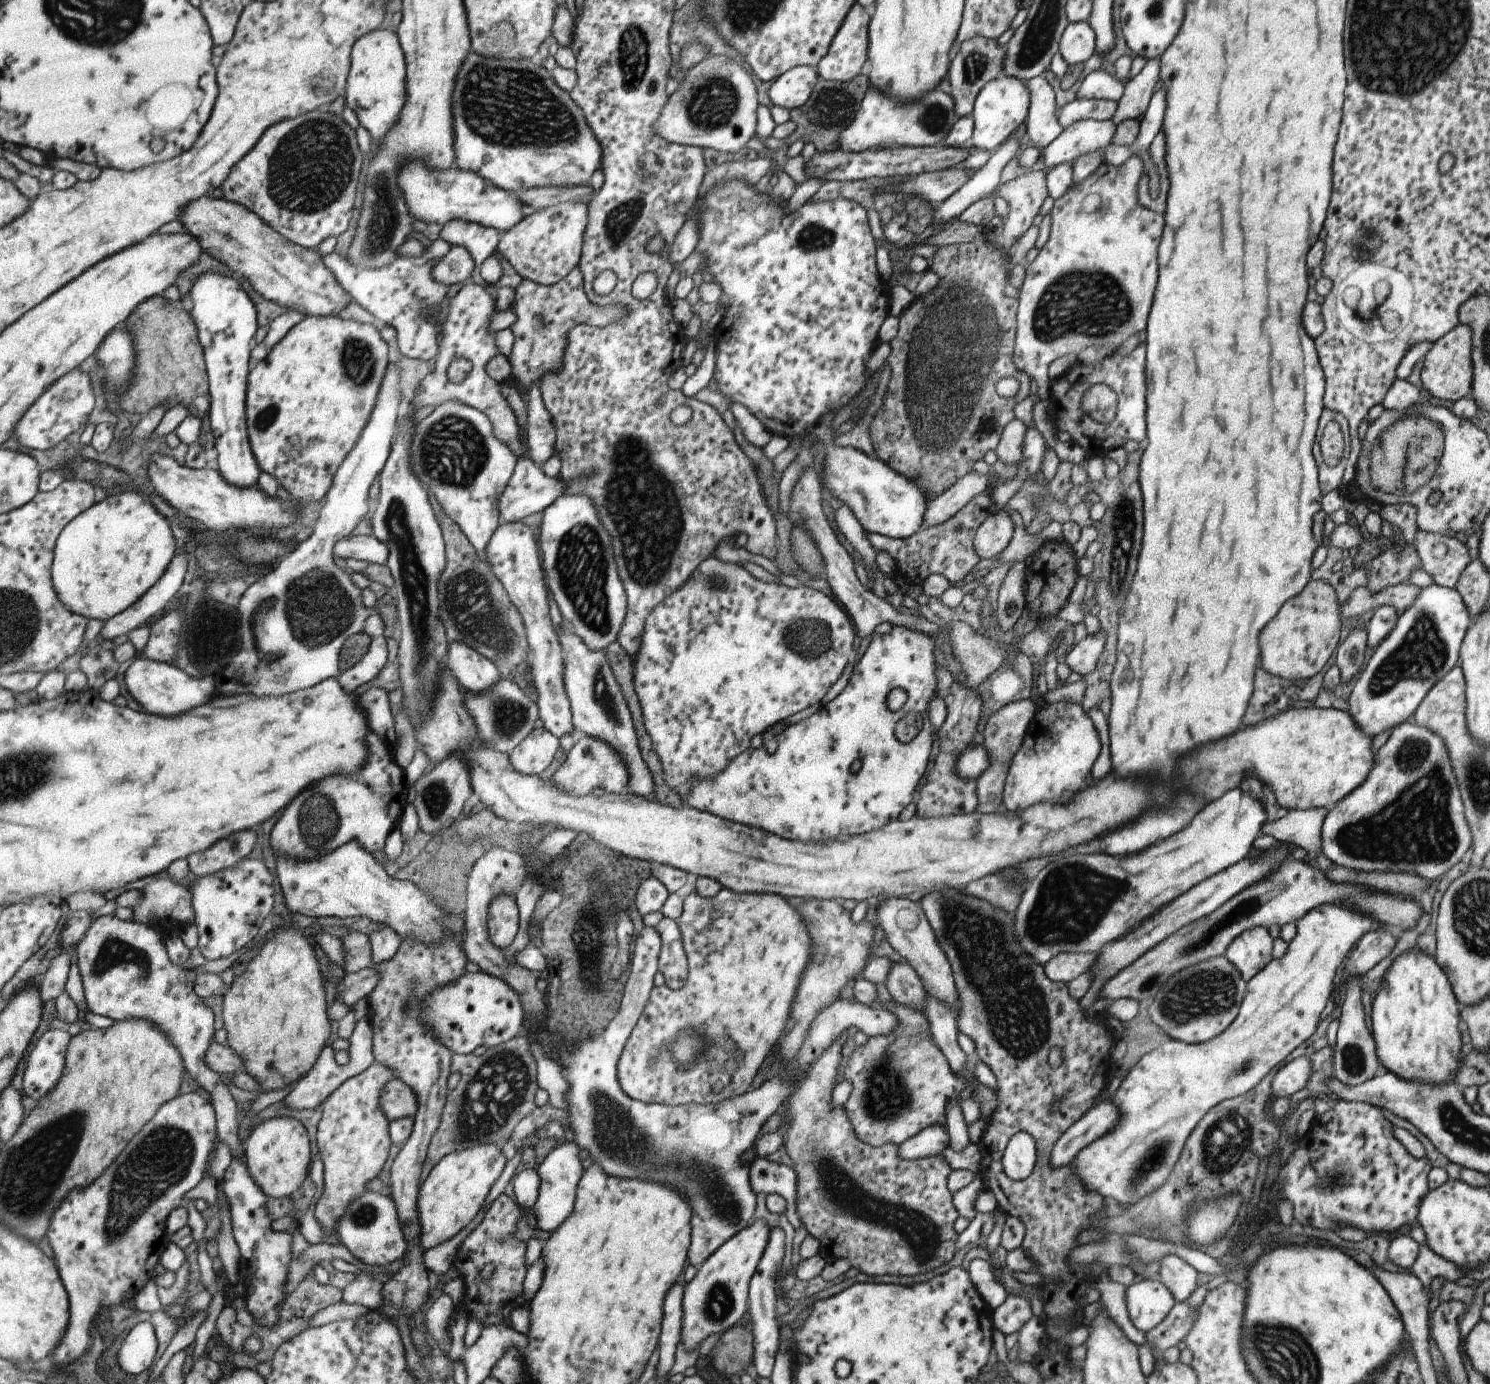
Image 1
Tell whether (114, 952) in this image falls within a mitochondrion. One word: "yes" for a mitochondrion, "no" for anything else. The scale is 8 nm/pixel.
yes

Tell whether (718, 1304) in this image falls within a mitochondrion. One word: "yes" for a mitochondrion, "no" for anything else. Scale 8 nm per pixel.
yes

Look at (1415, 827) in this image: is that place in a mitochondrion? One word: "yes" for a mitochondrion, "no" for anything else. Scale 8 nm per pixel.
yes

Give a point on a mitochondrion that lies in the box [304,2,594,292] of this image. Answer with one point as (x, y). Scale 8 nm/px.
(507, 107)

